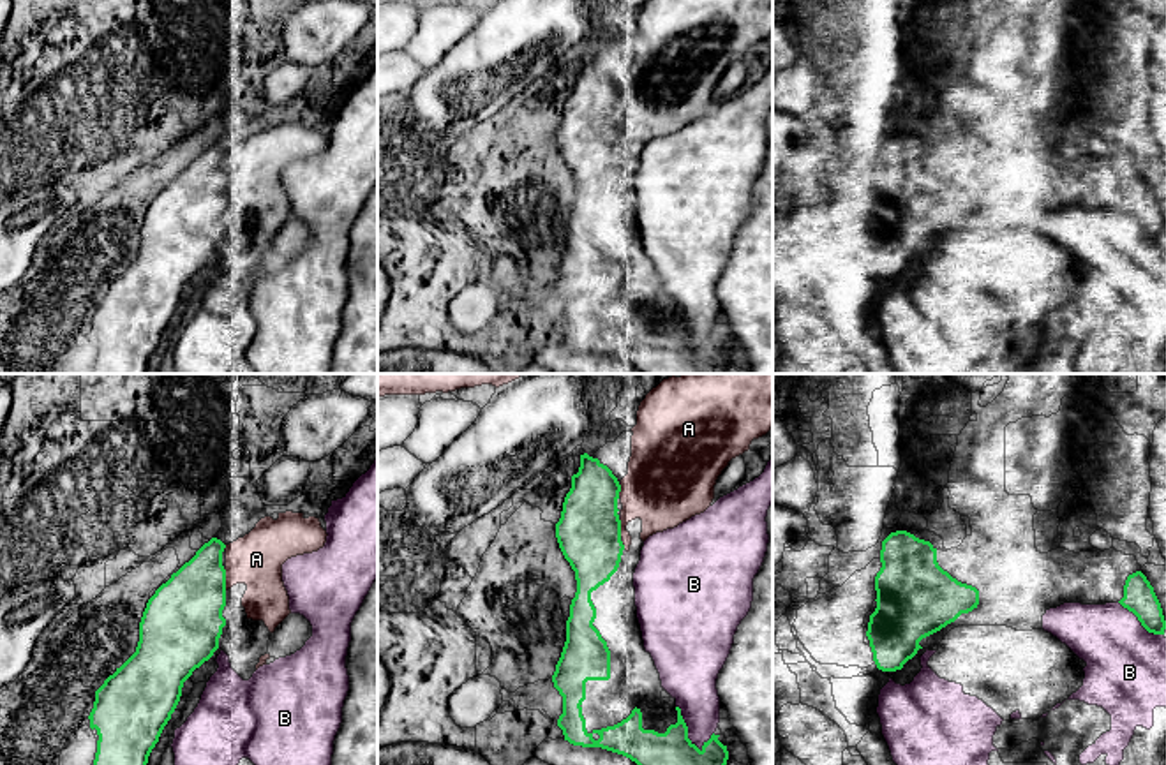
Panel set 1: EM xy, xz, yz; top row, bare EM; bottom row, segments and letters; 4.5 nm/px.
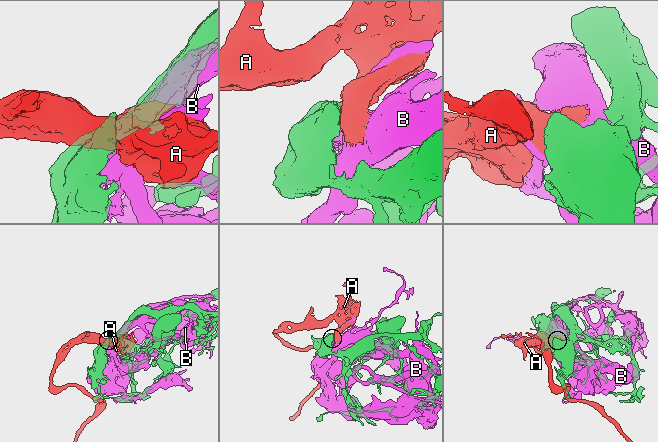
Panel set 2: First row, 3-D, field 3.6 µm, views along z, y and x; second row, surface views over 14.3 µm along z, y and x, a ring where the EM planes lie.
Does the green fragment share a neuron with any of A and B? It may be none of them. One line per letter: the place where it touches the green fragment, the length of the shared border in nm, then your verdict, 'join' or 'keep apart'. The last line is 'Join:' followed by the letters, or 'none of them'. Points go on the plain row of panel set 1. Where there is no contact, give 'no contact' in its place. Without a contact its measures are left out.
A: xy (224, 184) | 110 nm | join
B: xz (687, 334) | 240 nm | keep apart
Join: A

